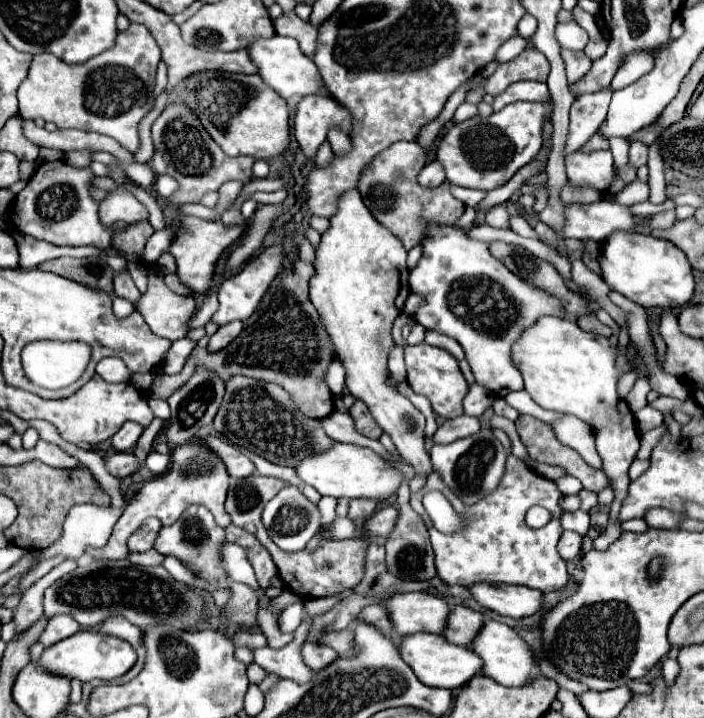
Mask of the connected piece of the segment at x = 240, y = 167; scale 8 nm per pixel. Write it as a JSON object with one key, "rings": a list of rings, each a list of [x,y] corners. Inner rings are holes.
{"rings":[[[168,104],[164,112],[152,126],[152,140],[154,140],[154,156],[152,156],[152,170],[156,174],[168,174],[178,182],[178,190],[168,198],[170,204],[182,206],[186,202],[202,200],[202,194],[218,190],[228,180],[238,180],[248,184],[252,180],[252,156],[228,158],[222,148],[210,138],[206,128],[202,128],[198,116],[186,108],[186,104]]]}

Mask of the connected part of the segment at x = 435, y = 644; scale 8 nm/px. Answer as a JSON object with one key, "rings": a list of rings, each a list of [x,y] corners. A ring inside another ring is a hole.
{"rings":[[[418,632],[414,636],[406,636],[400,648],[400,656],[414,670],[418,680],[432,688],[462,688],[462,684],[468,684],[476,674],[482,672],[482,660],[478,660],[474,650],[450,644],[444,636],[438,634]]]}

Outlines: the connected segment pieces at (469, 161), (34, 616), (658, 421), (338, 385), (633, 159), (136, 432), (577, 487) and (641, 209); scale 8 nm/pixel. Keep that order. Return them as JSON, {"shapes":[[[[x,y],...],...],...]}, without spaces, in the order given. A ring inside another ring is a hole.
{"shapes":[[[[514,102],[488,118],[474,116],[454,124],[442,136],[436,156],[446,170],[448,182],[476,190],[492,190],[492,186],[504,186],[542,148],[542,122],[550,112],[552,102]]],[[[58,566],[56,570],[52,570],[50,574],[40,578],[36,584],[32,584],[22,594],[22,600],[20,600],[20,604],[18,604],[16,612],[14,612],[14,622],[18,624],[18,632],[28,630],[36,620],[40,620],[44,616],[44,612],[42,612],[42,594],[52,582],[56,582],[66,572],[68,572],[66,566]]],[[[648,404],[646,408],[642,408],[642,410],[636,412],[636,422],[638,422],[640,432],[648,432],[648,430],[652,430],[652,428],[656,428],[656,426],[662,426],[664,414],[658,412],[656,408],[652,408],[652,406]]],[[[336,358],[336,360],[330,364],[330,368],[328,368],[326,376],[324,376],[324,380],[326,380],[326,384],[328,384],[328,388],[332,390],[334,396],[338,396],[338,394],[342,392],[344,376],[346,376],[346,370],[342,368],[342,362]]],[[[630,142],[630,164],[634,168],[640,168],[648,160],[648,146],[642,142]]],[[[126,422],[118,434],[114,434],[112,438],[112,446],[114,450],[130,450],[136,446],[138,438],[142,436],[144,432],[144,426],[138,424],[138,422]]],[[[564,476],[564,478],[556,480],[556,484],[562,490],[562,494],[578,494],[582,490],[582,484],[572,476]]],[[[642,202],[642,204],[632,206],[630,210],[636,212],[636,216],[652,216],[652,214],[658,214],[658,212],[668,210],[668,208],[672,208],[672,202],[666,202],[666,204],[662,204],[662,206],[656,206],[656,204],[652,204],[652,202]]]]}

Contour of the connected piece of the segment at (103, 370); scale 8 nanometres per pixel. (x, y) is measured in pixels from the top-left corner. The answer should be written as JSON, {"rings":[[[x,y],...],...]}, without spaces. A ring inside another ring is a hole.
{"rings":[[[112,356],[112,358],[104,358],[96,364],[96,372],[106,380],[106,382],[130,382],[132,372],[126,368],[126,364]]]}

